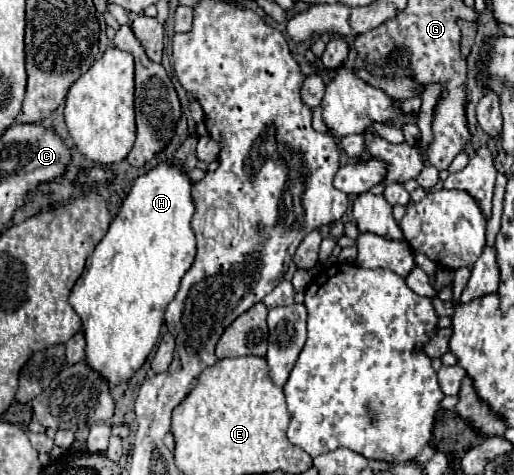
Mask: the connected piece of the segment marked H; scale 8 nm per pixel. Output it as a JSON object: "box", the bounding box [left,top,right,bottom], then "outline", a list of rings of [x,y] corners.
{"box":[69,161,195,385],"outline":[[[161,161],[147,173],[139,175],[121,203],[117,217],[111,221],[107,235],[89,255],[83,273],[69,295],[69,303],[83,321],[87,363],[99,371],[109,385],[127,381],[145,363],[161,335],[167,303],[175,299],[179,281],[195,259],[195,235],[191,231],[195,201],[191,199],[191,187],[193,181],[189,179],[183,163],[177,161]]]}

